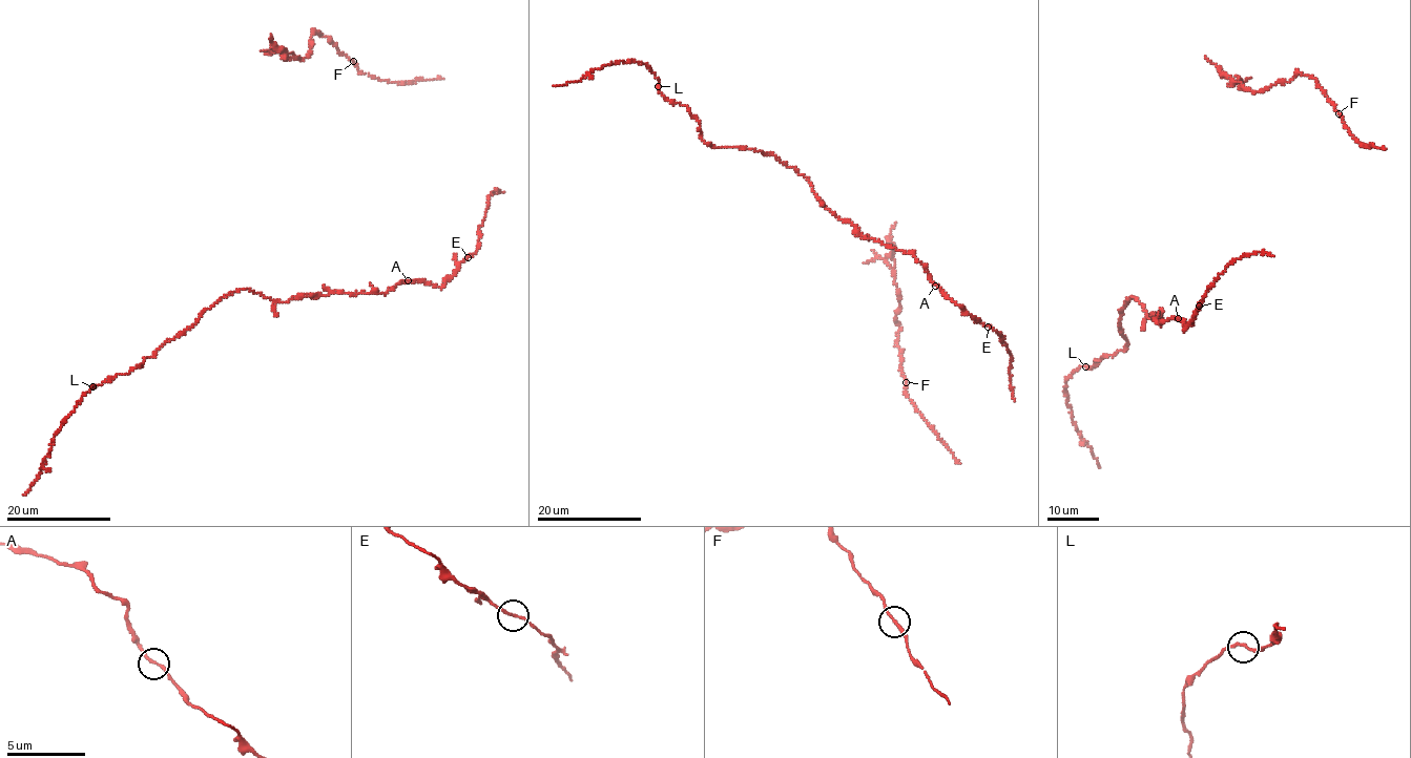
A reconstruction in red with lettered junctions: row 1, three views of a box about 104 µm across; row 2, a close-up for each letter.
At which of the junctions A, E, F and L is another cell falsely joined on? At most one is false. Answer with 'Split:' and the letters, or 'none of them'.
Split: none of them

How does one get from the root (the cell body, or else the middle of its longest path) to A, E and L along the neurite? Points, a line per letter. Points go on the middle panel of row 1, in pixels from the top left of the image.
A: (962, 309), (935, 286)
E: (962, 309), (988, 327)
L: (962, 309), (927, 266), (862, 236), (772, 154), (705, 143), (699, 120), (658, 86)

